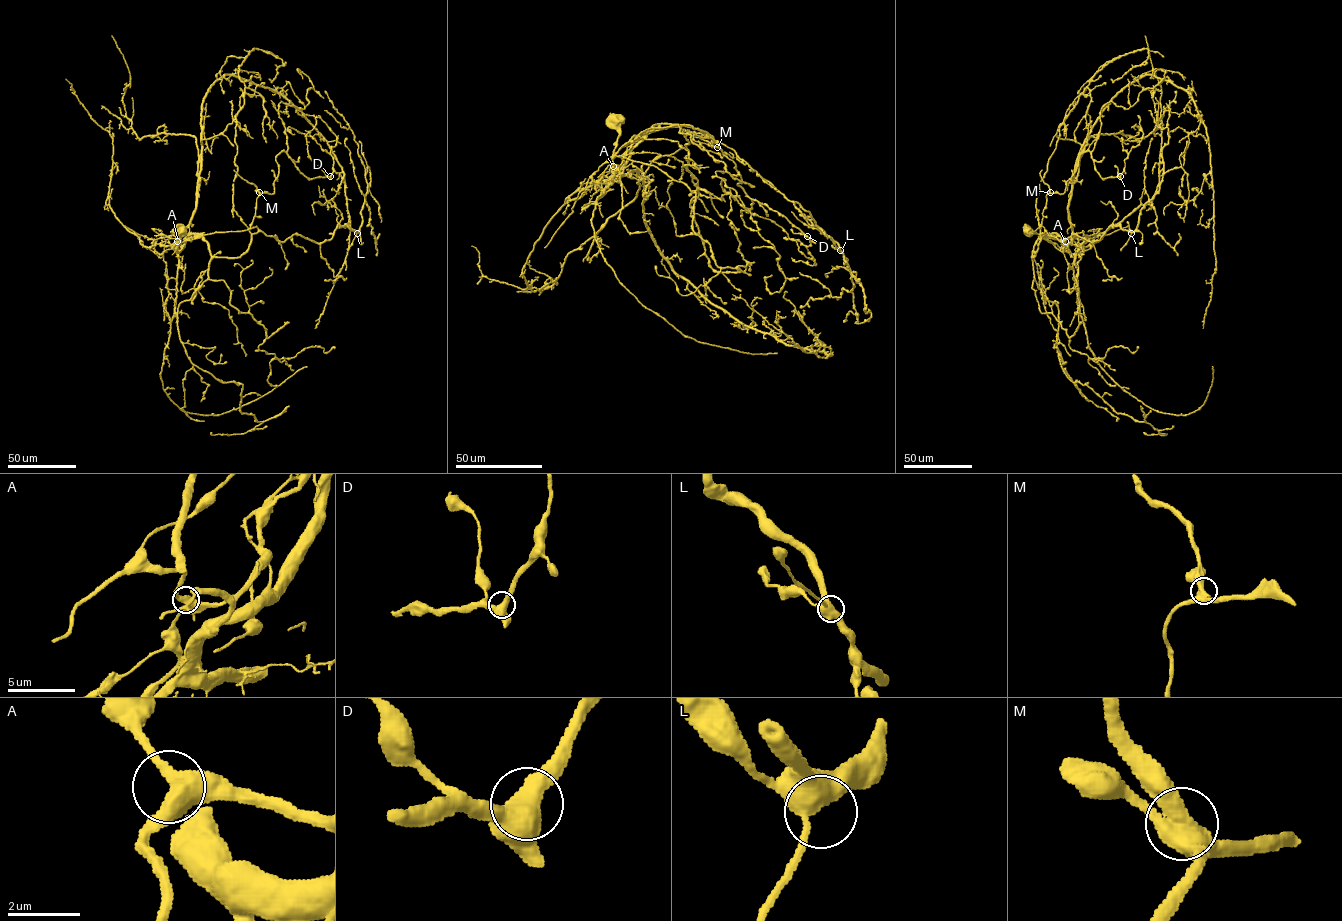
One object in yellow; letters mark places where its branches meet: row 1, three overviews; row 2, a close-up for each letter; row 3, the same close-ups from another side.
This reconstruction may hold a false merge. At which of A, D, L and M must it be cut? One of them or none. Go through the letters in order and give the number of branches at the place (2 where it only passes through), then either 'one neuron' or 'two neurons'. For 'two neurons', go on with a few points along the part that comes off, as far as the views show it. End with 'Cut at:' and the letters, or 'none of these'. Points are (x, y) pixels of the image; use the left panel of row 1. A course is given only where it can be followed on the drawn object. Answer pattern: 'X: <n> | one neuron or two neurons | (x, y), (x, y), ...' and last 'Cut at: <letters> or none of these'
A: 3 | one neuron
D: 3 | one neuron
L: 3 | one neuron
M: 3 | two neurons | (259, 192), (233, 170)
Cut at: M

